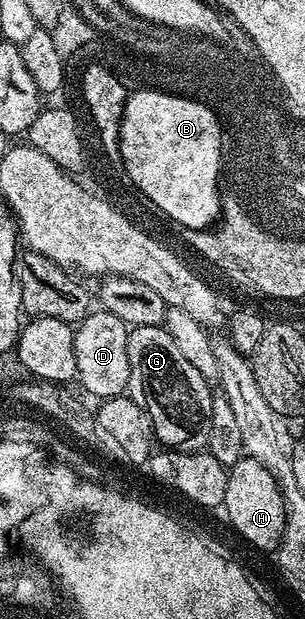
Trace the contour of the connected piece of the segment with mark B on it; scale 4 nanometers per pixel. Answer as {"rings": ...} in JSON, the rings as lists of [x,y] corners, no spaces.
{"rings":[[[140,95],[130,100],[130,104],[124,107],[124,115],[120,123],[120,135],[118,136],[118,153],[125,169],[125,175],[130,178],[131,183],[148,197],[176,224],[192,229],[203,229],[213,226],[219,220],[220,210],[218,207],[218,169],[214,161],[218,161],[218,129],[214,129],[214,117],[202,109],[202,105],[190,105],[190,101],[174,101],[174,97],[158,97],[157,95]]]}

